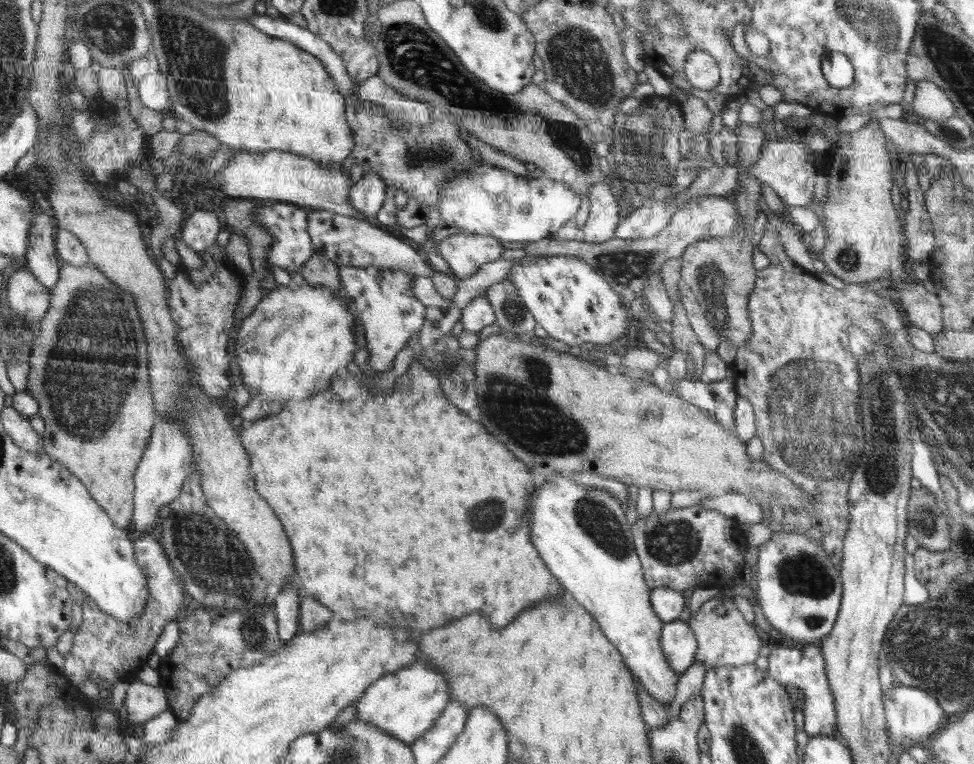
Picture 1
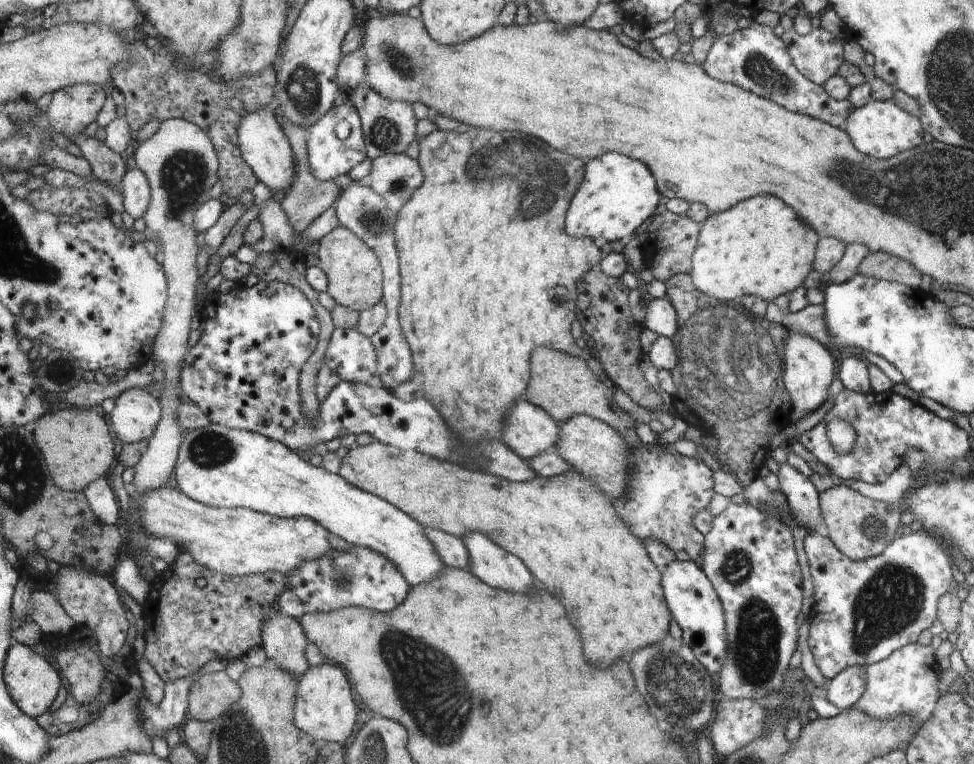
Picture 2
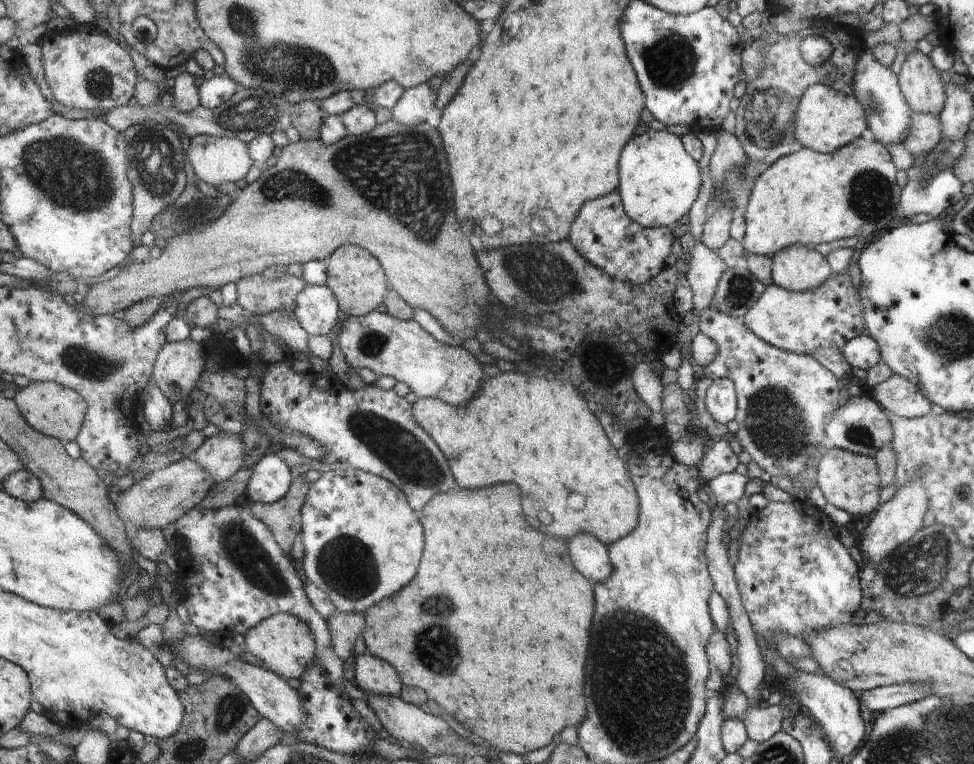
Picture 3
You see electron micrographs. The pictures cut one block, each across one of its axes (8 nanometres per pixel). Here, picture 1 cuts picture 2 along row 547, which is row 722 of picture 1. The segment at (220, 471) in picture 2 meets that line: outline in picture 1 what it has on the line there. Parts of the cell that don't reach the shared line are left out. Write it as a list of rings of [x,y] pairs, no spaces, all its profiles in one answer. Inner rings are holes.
[[[416,660],[404,669],[379,678],[362,693],[362,698],[352,702],[352,708],[358,710],[356,720],[376,726],[392,738],[411,744],[422,733],[432,728],[434,721],[438,720],[442,710],[449,704],[450,686],[442,672],[426,664],[424,660]]]

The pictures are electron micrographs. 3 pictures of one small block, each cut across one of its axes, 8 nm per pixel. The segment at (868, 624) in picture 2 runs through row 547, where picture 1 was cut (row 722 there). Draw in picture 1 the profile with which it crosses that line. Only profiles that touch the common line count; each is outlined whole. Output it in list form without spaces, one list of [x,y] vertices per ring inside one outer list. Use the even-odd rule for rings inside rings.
[[[785,643],[776,646],[768,656],[767,673],[781,685],[795,684],[804,691],[806,703],[802,710],[803,730],[808,736],[830,735],[837,737],[837,711],[833,704],[834,696],[833,691],[830,690],[829,675],[826,674],[825,657],[819,644]],[[896,682],[886,693],[886,727],[889,730],[889,736],[894,739],[894,748],[902,746],[904,742],[910,744],[928,744],[930,737],[940,728],[940,722],[944,718],[944,712],[940,708],[937,698],[930,695],[927,691],[906,686]]]

